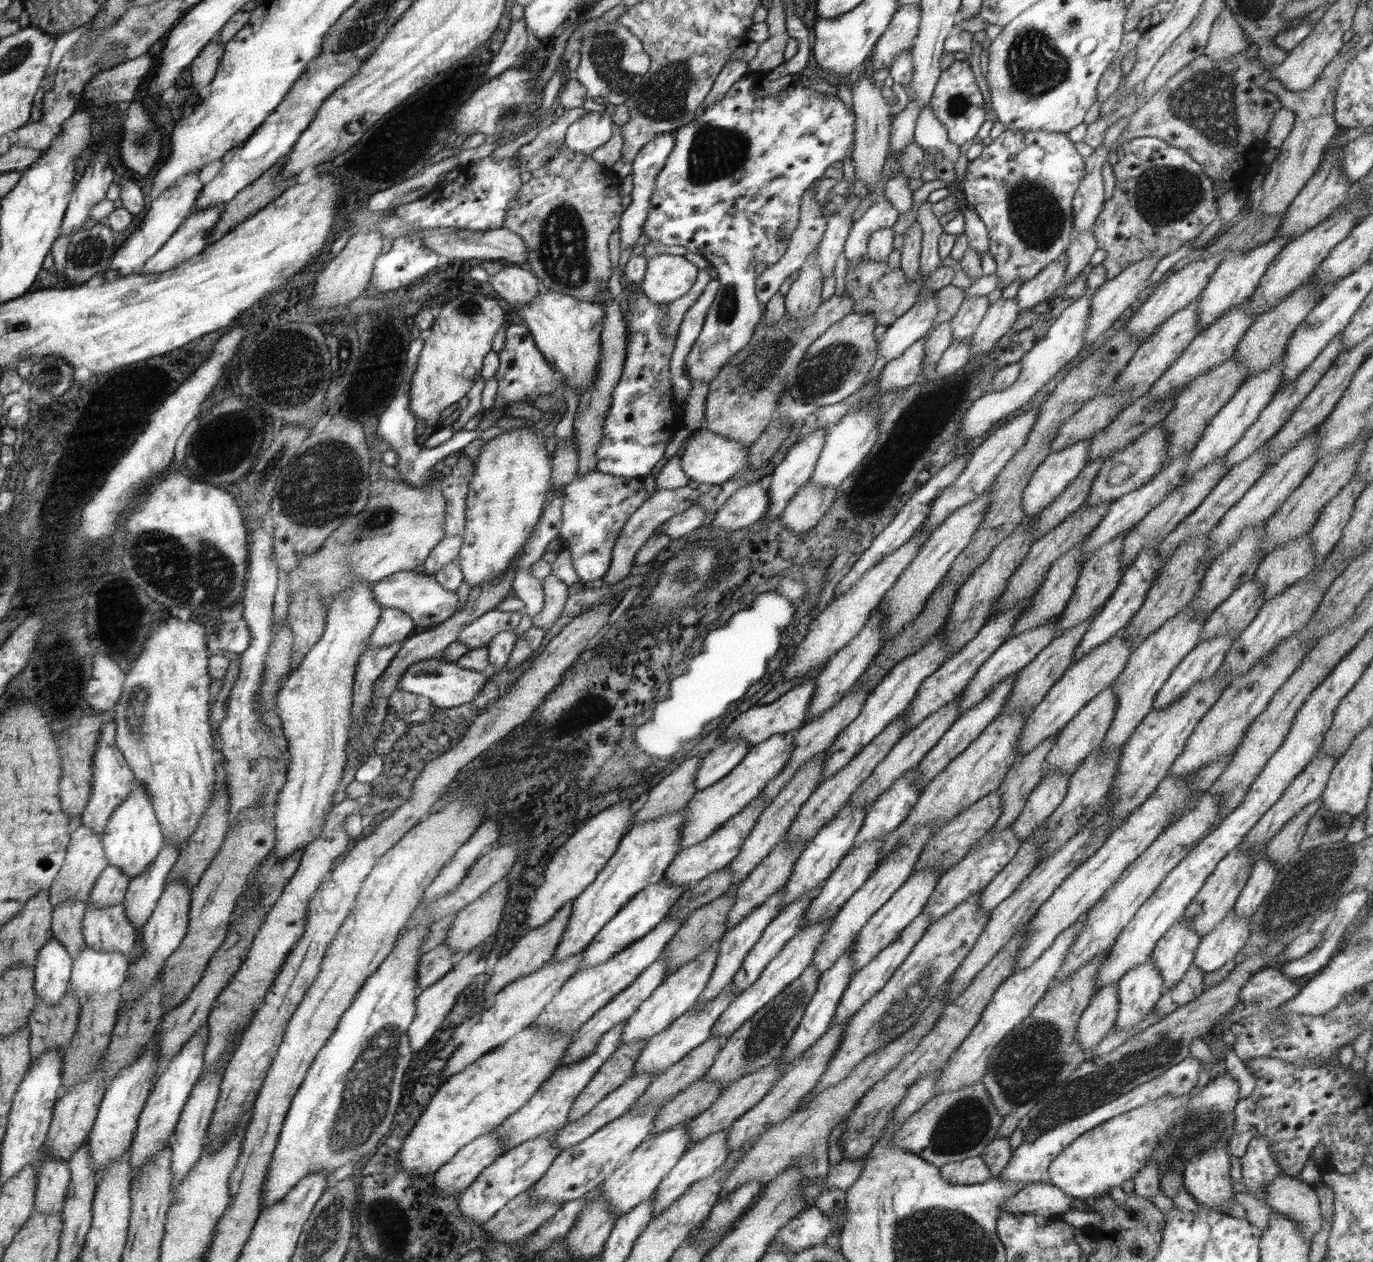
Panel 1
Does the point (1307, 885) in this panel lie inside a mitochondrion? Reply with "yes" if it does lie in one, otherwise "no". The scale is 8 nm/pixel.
yes

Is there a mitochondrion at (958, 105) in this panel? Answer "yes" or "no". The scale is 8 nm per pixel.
yes

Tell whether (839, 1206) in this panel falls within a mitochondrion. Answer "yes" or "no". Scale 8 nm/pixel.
no

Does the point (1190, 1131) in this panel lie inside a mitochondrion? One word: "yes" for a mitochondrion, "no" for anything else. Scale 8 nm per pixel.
yes

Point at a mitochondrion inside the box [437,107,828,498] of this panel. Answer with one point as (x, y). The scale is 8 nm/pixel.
(563, 252)

